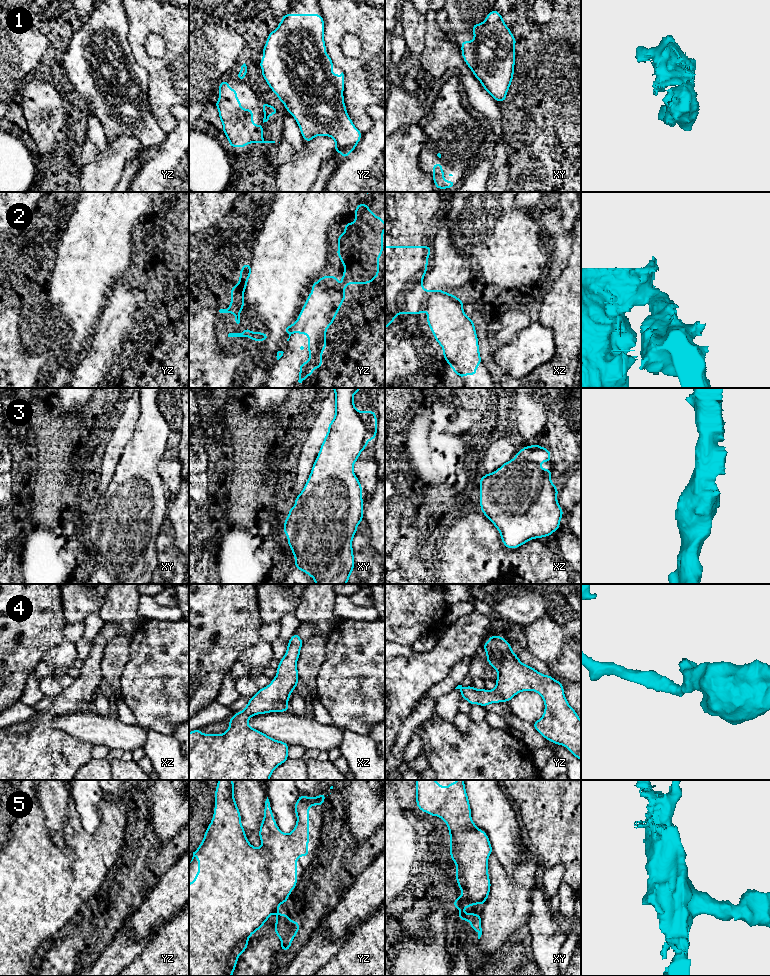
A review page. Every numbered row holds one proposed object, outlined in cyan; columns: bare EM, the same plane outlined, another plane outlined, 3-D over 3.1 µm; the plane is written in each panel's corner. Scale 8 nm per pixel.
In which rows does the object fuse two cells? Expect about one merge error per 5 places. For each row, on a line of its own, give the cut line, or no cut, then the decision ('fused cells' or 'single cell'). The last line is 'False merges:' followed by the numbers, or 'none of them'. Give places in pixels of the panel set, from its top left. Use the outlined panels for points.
1: yz (278, 96), (282, 101) | fused cells
2: xz (445, 292), (432, 294), (427, 299), (424, 307) | fused cells
3: no cut | single cell
4: no cut | single cell
5: no cut | single cell
False merges: 1, 2

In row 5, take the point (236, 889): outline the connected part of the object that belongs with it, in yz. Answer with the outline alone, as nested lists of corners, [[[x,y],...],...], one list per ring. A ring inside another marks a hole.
[[[218,780],[217,786],[216,786],[216,790],[215,790],[215,808],[214,808],[214,814],[213,814],[213,818],[212,821],[210,822],[210,825],[207,827],[206,832],[205,832],[205,836],[203,837],[202,843],[198,846],[197,850],[195,852],[193,852],[193,857],[191,862],[193,861],[194,857],[196,856],[198,858],[198,874],[194,876],[194,882],[193,883],[189,883],[189,976],[232,976],[235,968],[236,968],[236,964],[238,961],[238,957],[247,949],[248,947],[248,940],[249,937],[253,935],[254,932],[258,931],[264,924],[265,922],[269,919],[269,916],[271,914],[276,914],[277,915],[277,919],[275,922],[275,935],[277,935],[281,941],[281,950],[282,951],[288,951],[289,948],[291,947],[292,944],[292,940],[296,937],[297,932],[300,929],[300,924],[297,923],[297,921],[291,921],[289,919],[289,915],[288,914],[279,914],[278,910],[279,910],[279,905],[282,903],[286,903],[290,893],[293,891],[293,889],[295,888],[295,886],[297,885],[297,859],[300,856],[309,856],[309,850],[307,848],[307,846],[309,845],[309,807],[310,806],[315,806],[315,805],[322,805],[324,806],[324,799],[328,796],[326,796],[324,793],[321,793],[319,796],[315,796],[314,798],[309,798],[306,795],[299,795],[299,799],[296,801],[294,809],[295,809],[295,814],[297,816],[297,822],[296,822],[296,826],[294,827],[293,831],[290,834],[285,834],[283,833],[277,826],[276,821],[274,820],[274,816],[271,810],[271,805],[269,802],[269,799],[267,797],[266,801],[265,801],[265,807],[264,807],[264,817],[263,817],[263,821],[261,822],[261,826],[260,826],[260,830],[259,830],[259,838],[262,842],[262,846],[258,849],[254,846],[252,846],[246,835],[245,835],[245,830],[244,827],[241,824],[241,815],[240,815],[240,811],[237,807],[235,798],[234,798],[234,787],[235,784],[232,780]],[[190,862],[190,863],[191,863]],[[189,863],[189,864],[190,864]]]

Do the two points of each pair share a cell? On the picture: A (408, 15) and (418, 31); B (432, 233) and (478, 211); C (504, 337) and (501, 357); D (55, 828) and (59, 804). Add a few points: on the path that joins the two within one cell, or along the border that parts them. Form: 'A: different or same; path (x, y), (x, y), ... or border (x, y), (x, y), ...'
A: same; path (411, 19), (414, 27)
B: different; border (450, 202), (444, 218), (454, 247)
C: different; border (521, 330), (513, 342), (499, 346)
D: same; path (55, 822), (56, 810)

